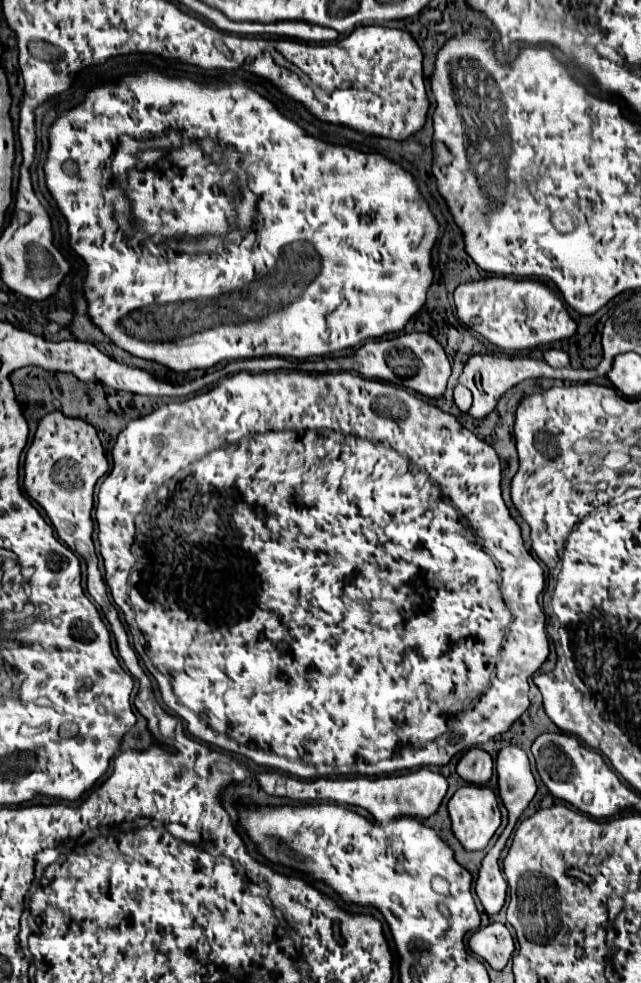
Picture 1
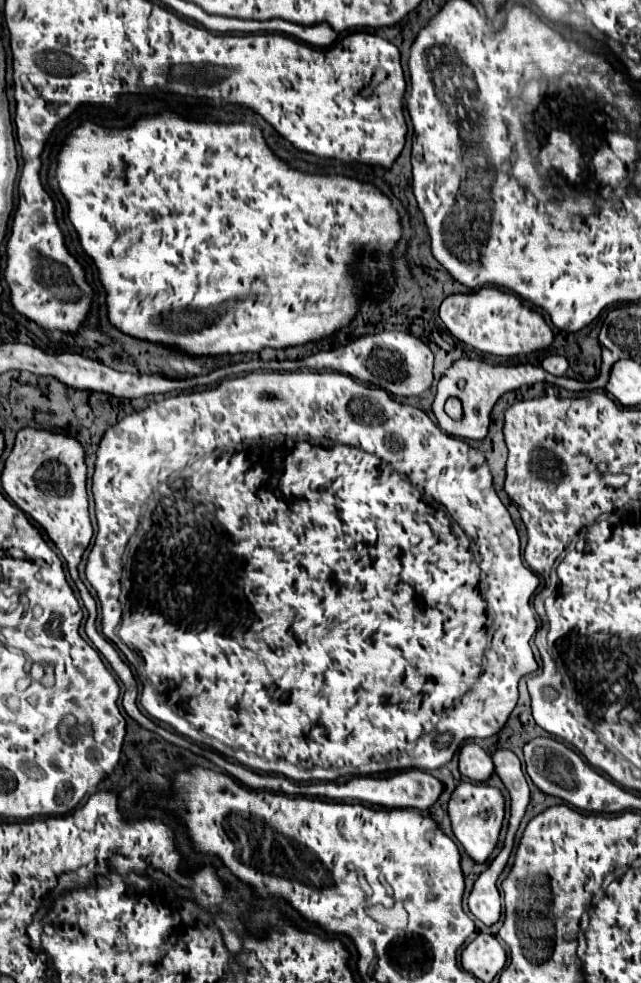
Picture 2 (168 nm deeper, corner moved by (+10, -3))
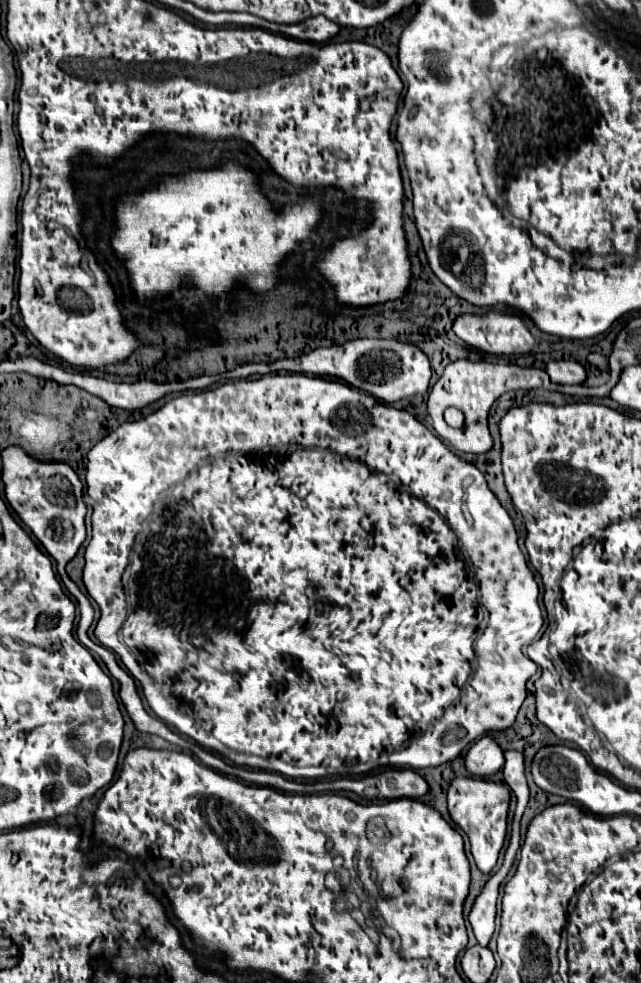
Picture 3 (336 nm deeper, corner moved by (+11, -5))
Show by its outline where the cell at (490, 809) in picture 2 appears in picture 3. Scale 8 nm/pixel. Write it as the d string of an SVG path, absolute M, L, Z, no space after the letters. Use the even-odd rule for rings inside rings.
M455 777L449 785L447 791L449 815L467 833L473 859L483 873L493 871L499 859L499 851L505 843L509 797L511 797L509 789L503 783L495 783L483 777Z

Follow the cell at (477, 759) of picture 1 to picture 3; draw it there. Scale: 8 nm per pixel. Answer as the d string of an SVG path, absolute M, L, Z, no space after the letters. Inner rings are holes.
M485 735L481 737L477 743L473 743L473 747L469 749L467 757L465 757L465 765L467 765L467 771L471 775L479 775L479 777L485 777L485 775L493 775L495 771L499 771L503 767L503 751L499 747L499 743Z

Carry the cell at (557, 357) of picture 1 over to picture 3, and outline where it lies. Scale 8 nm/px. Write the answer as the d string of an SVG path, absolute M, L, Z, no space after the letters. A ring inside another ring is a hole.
M551 361L547 373L551 381L559 385L583 385L587 379L585 367L577 361Z

